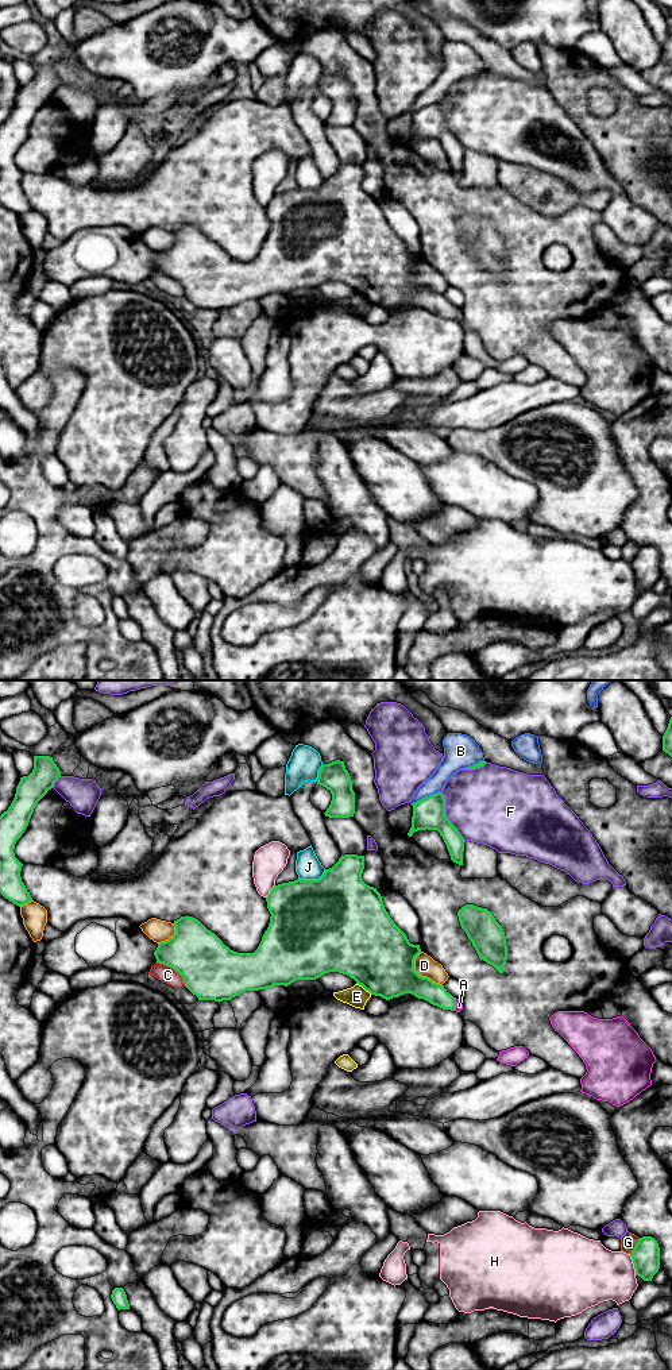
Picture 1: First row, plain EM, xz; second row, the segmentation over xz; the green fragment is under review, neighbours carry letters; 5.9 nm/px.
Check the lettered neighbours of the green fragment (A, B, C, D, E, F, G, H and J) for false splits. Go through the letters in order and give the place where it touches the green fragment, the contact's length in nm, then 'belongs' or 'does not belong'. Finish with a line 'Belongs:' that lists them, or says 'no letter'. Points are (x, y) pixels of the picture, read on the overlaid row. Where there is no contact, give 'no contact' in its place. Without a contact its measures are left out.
A: xz (455, 1004) | 80 nm | belongs
B: xz (425, 797) | 190 nm | does not belong
C: xz (174, 969) | 220 nm | does not belong
D: xz (418, 975) | 240 nm | does not belong
E: xz (365, 988) | 120 nm | does not belong
F: xz (445, 817) | 320 nm | does not belong
G: xz (636, 1246) | 120 nm | does not belong
H: xz (634, 1265) | 130 nm | does not belong
J: xz (312, 880) | 180 nm | does not belong
Belongs: A

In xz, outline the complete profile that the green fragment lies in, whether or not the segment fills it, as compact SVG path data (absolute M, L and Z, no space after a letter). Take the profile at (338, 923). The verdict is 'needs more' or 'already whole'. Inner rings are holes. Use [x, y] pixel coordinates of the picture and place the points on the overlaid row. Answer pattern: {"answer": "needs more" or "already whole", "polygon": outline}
{"answer": "needs more", "polygon": "M341 854L339 861L318 880L301 880L274 885L266 898L271 914L258 949L254 953L231 950L211 930L193 916L174 921L175 934L158 943L157 962L178 972L185 987L198 1000L231 1000L246 991L274 985L290 985L297 980L316 980L325 973L349 976L371 995L386 1000L412 993L443 1010L460 1012L463 1004L444 985L420 976L414 960L420 945L409 942L385 908L376 888L367 885L362 873L364 856Z"}

